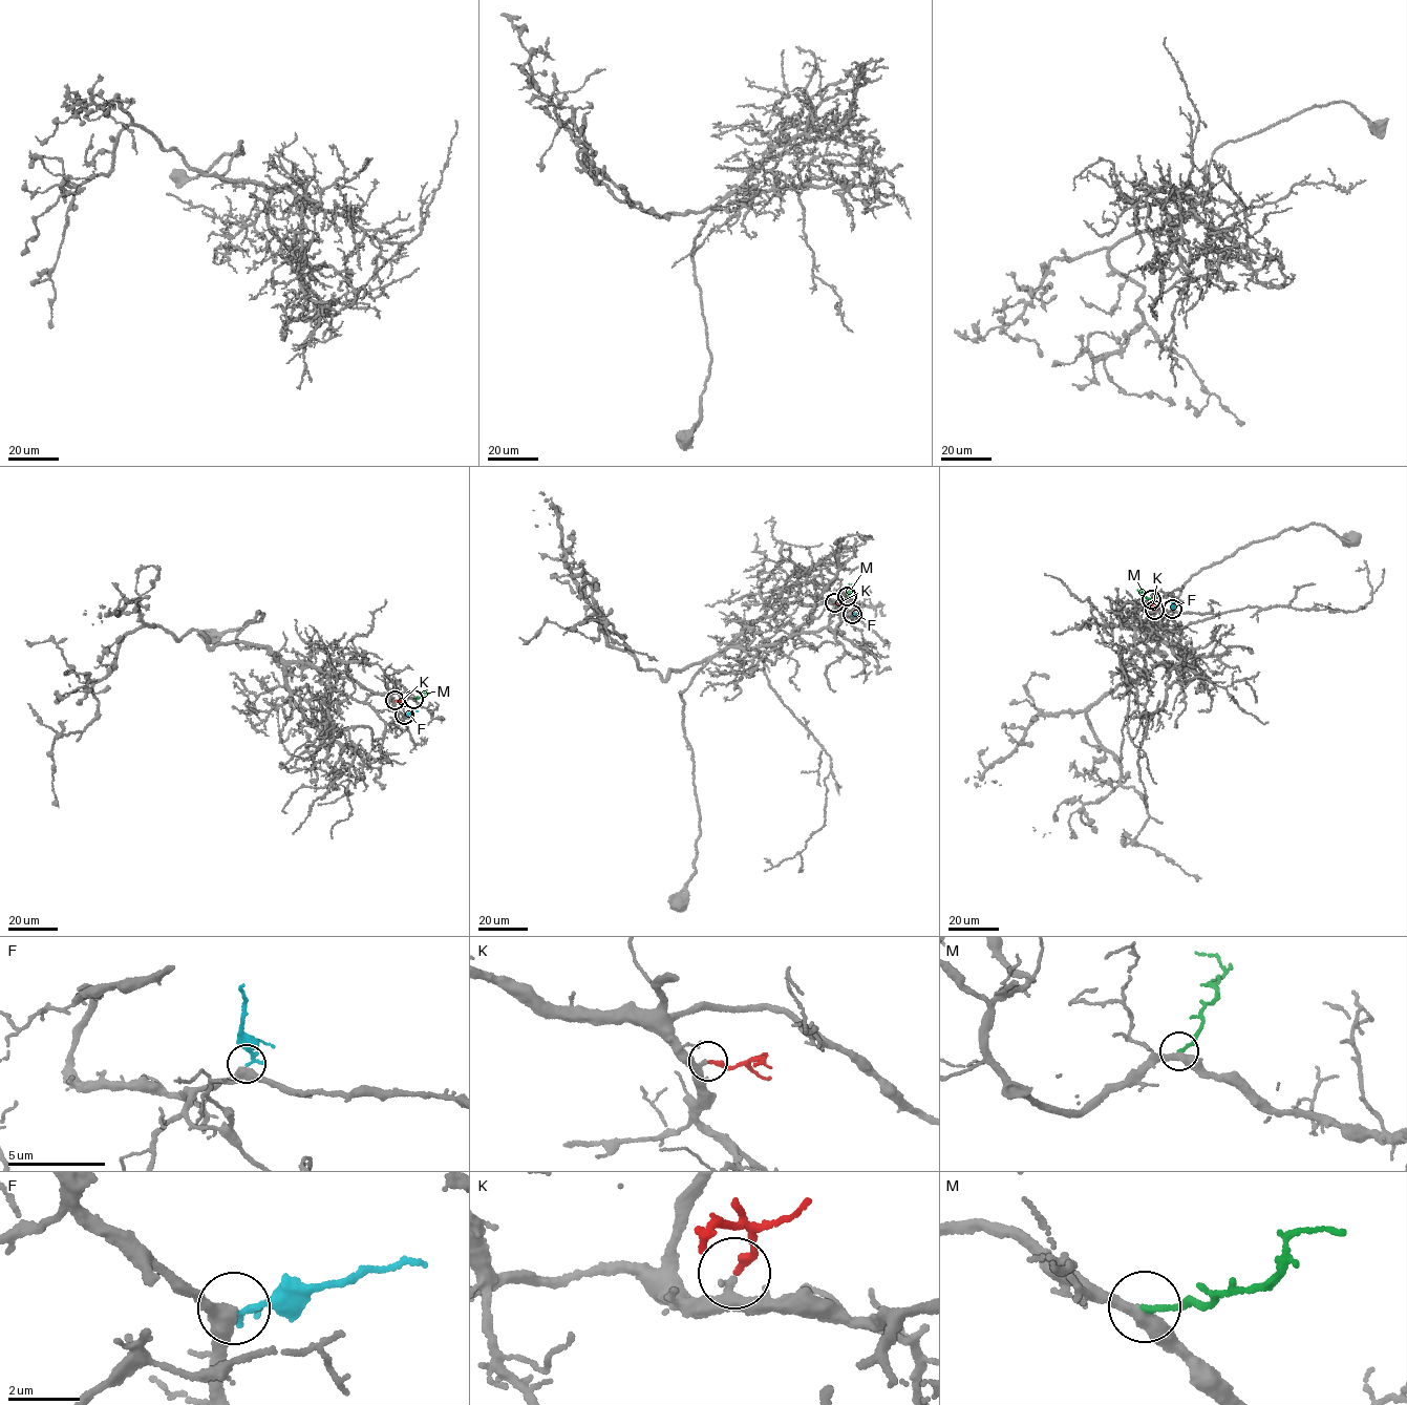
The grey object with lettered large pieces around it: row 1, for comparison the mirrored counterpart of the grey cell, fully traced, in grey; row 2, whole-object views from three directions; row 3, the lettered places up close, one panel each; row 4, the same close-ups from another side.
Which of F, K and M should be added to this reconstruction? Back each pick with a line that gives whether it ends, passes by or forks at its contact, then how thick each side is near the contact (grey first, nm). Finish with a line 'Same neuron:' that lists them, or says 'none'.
K: It ends there. Thickness 280 nm (grey) against 240 nm
M: It ends there. Thickness 360 nm (grey) against 150 nm
Same neuron: K, M

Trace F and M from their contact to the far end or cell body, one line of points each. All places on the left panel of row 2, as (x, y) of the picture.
F: (404, 715), (418, 711)
M: (413, 699), (426, 694), (426, 688)

